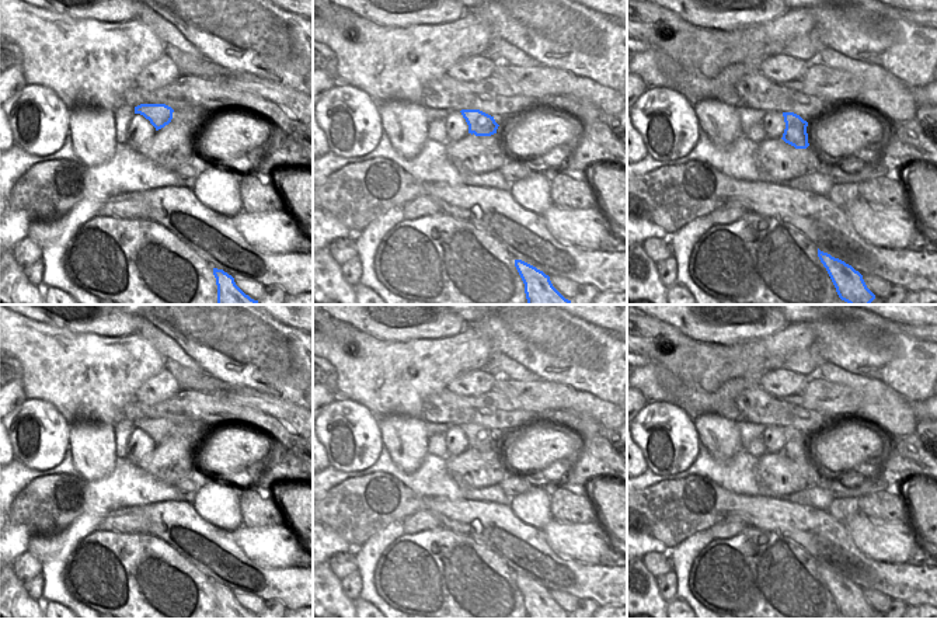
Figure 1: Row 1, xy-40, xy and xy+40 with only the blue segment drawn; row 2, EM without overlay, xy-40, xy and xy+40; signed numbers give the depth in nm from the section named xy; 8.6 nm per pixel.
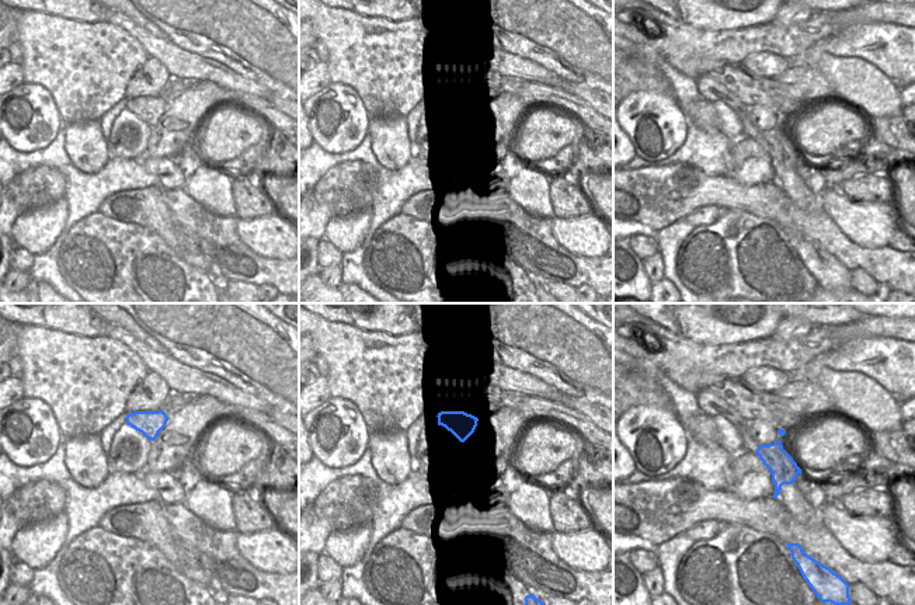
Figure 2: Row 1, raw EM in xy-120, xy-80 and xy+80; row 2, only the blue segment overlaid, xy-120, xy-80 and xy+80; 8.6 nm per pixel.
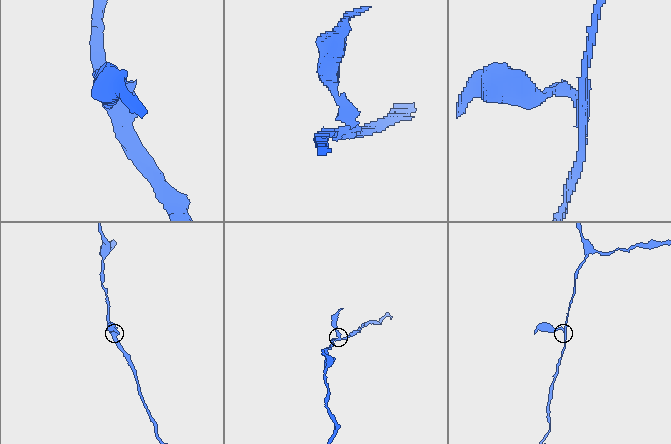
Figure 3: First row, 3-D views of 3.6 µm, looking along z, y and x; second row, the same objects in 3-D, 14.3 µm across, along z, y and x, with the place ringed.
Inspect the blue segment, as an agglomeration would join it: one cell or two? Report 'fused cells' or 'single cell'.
fused cells

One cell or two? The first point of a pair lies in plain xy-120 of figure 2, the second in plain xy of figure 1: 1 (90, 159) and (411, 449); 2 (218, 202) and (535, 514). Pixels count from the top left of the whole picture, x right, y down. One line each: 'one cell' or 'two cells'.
1: one cell
2: one cell

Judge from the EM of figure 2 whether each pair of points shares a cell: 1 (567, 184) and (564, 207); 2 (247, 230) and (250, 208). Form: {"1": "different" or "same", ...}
{"1": "same", "2": "different"}

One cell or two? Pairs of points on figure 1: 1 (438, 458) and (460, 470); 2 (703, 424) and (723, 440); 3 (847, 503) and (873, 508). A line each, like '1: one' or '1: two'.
1: two
2: one
3: two

